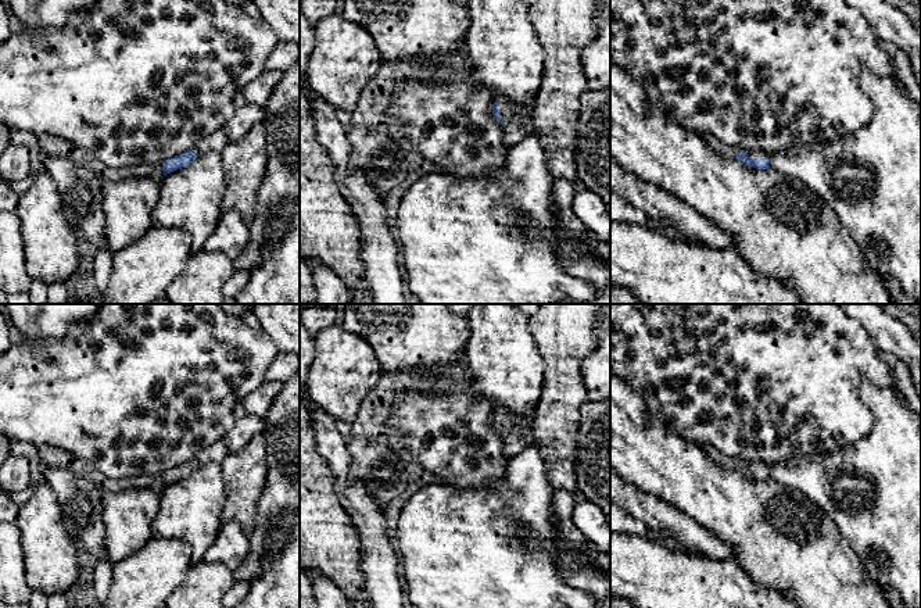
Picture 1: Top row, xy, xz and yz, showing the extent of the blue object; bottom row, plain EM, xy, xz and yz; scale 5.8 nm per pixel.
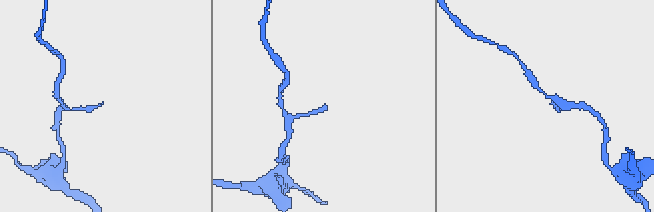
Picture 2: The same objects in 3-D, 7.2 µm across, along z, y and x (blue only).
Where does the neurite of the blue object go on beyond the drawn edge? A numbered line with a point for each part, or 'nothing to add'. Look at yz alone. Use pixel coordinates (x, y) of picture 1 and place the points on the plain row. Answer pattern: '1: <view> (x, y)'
1: yz (726, 461)

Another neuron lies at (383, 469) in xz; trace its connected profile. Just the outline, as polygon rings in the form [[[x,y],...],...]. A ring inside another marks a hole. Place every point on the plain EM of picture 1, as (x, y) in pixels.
[[[354,437],[347,443],[347,450],[351,455],[351,478],[363,483],[381,508],[405,491],[411,457],[397,446]]]

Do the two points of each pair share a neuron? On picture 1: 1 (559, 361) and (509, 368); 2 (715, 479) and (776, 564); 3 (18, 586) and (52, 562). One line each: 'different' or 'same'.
1: different
2: same
3: different

